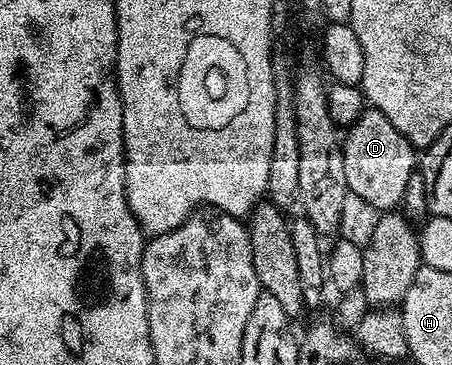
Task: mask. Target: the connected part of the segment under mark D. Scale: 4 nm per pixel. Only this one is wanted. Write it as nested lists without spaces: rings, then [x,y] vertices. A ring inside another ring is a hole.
[[[367,109],[345,132],[340,146],[343,153],[344,174],[347,177],[349,194],[363,198],[364,201],[368,201],[369,205],[374,205],[381,213],[390,213],[401,208],[404,189],[408,189],[408,181],[416,170],[416,149],[404,138],[400,129],[396,129],[392,125],[392,121],[388,121],[388,117],[384,117],[384,113]]]

